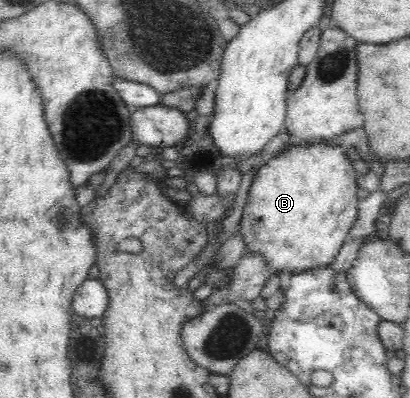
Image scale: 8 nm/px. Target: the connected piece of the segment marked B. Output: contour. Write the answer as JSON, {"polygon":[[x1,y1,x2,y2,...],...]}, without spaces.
{"polygon":[[292,145,292,148,254,173,240,217,240,236,245,253,259,255,272,269,271,273,306,273,328,267,336,259,345,238,355,225,359,210,357,188,356,174,350,161,346,160,345,150,339,145]]}

